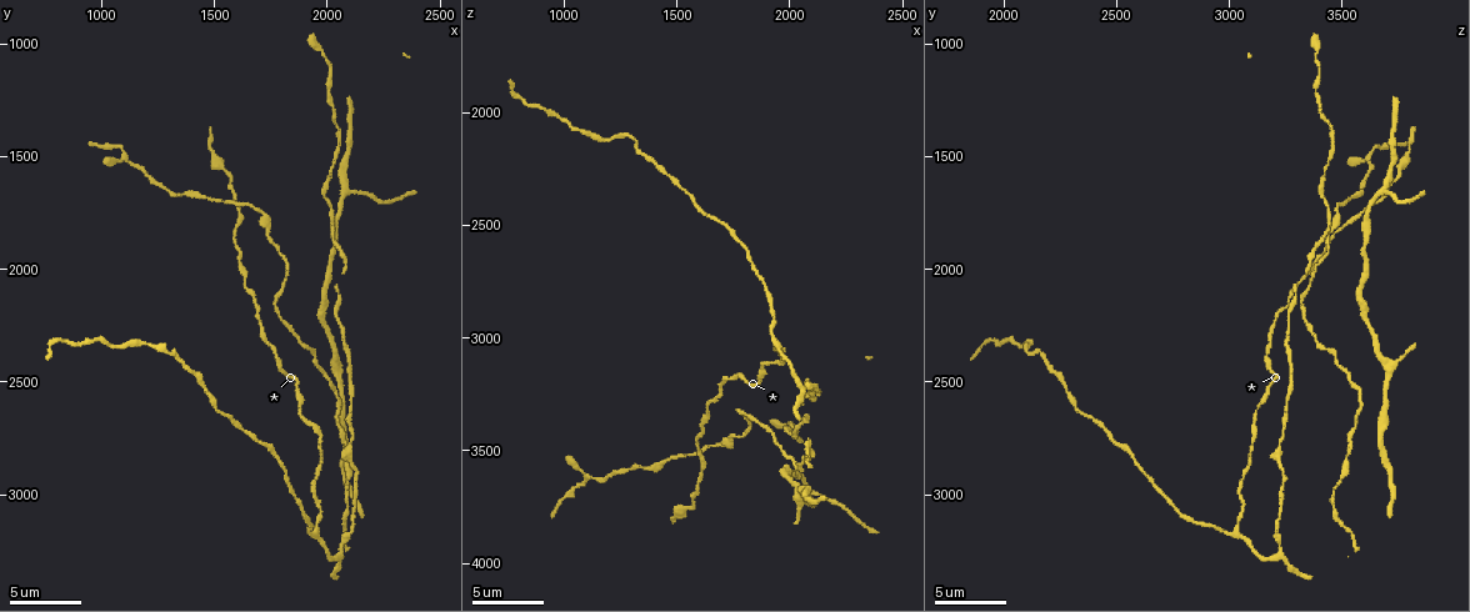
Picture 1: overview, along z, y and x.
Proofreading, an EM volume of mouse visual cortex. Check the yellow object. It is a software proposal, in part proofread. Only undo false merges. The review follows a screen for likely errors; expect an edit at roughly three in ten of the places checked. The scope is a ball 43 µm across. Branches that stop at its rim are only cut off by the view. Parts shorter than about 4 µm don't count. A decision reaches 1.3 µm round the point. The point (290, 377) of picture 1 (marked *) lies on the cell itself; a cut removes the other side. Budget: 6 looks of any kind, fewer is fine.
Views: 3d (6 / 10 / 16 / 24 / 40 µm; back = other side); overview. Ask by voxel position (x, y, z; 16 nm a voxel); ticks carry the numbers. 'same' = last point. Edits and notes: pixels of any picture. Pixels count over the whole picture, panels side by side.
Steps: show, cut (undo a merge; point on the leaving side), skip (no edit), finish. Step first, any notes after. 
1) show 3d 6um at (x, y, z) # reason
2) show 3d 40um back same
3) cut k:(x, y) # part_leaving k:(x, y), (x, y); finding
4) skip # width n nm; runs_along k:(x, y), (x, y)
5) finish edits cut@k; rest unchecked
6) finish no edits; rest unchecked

show 3d 10um at (2050, 2620, 3580) # arms part here

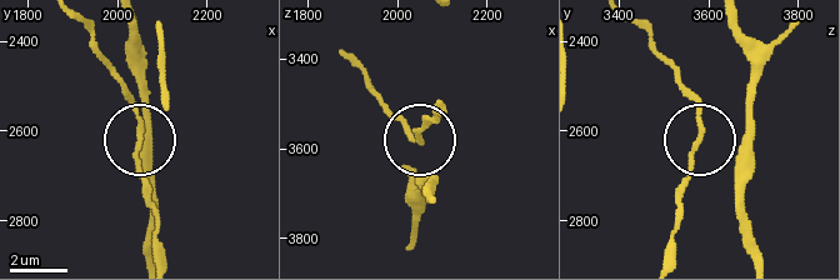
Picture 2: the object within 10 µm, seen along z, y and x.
show 3d 6um at (2050, 2625, 3575) # zoom in

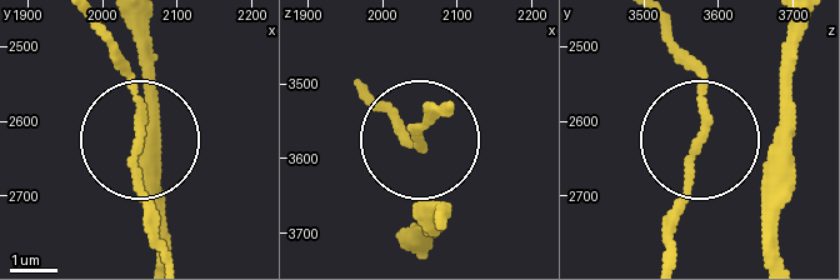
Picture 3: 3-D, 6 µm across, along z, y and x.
skip # width 130 nm; runs_along 3:(100, 30), (136, 89), (149, 241); one cell here

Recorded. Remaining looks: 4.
show 3d 10um at (2100, 1660, 3690) # a fork

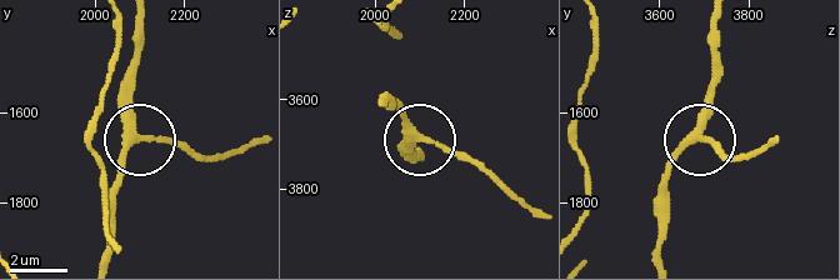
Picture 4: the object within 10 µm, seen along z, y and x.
skip # arms 3; runs_along 4:(660, 255), (660, 198), (674, 161), (700, 140), (736, 155); all the same cell

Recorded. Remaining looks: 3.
show 3d 6um at (1570, 1700, 3520) # small branch off a trunk

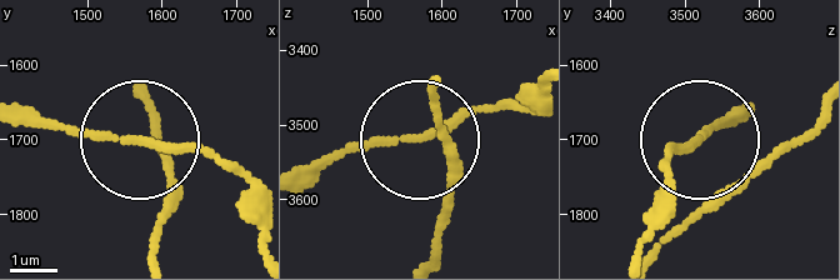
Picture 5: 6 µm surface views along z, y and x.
skip # arms 3; runs_along 5:(440, 81), (444, 153), (356, 141), (301, 165); one cell here

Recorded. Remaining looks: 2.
finish no edits; rest unchecked

